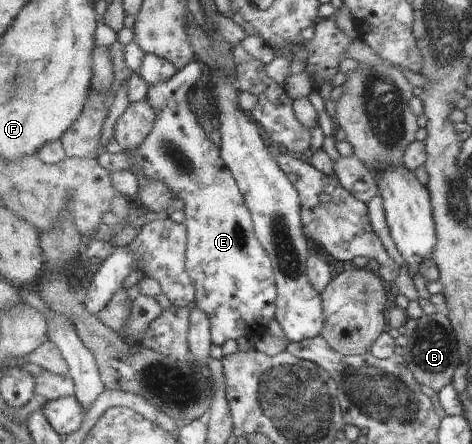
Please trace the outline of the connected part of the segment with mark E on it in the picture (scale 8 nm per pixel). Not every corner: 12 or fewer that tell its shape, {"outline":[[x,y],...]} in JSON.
{"outline":[[200,61],[151,85],[155,126],[110,172],[184,203],[212,344],[269,332],[274,264],[189,102]]}

